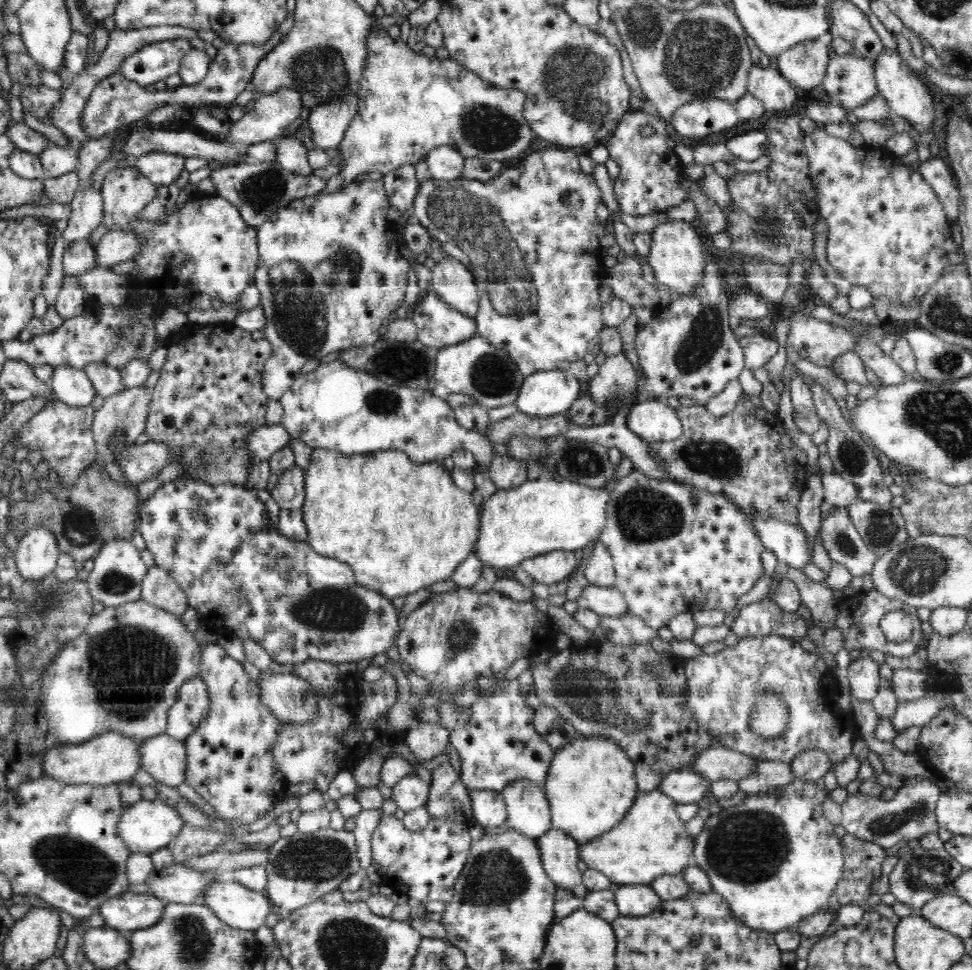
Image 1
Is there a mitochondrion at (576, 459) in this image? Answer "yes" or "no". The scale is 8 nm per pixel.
yes

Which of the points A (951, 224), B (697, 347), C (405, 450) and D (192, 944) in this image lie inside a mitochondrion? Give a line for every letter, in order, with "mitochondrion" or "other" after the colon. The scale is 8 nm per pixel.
A: other
B: mitochondrion
C: other
D: mitochondrion

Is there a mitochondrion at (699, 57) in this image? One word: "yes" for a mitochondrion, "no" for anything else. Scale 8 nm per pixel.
yes

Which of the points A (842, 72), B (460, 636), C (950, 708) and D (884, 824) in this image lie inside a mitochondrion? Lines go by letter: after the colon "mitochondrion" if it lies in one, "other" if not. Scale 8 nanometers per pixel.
A: mitochondrion
B: mitochondrion
C: other
D: mitochondrion

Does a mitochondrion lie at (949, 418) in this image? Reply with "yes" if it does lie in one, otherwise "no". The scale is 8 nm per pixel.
yes

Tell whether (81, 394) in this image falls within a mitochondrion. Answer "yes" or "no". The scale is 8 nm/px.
no

